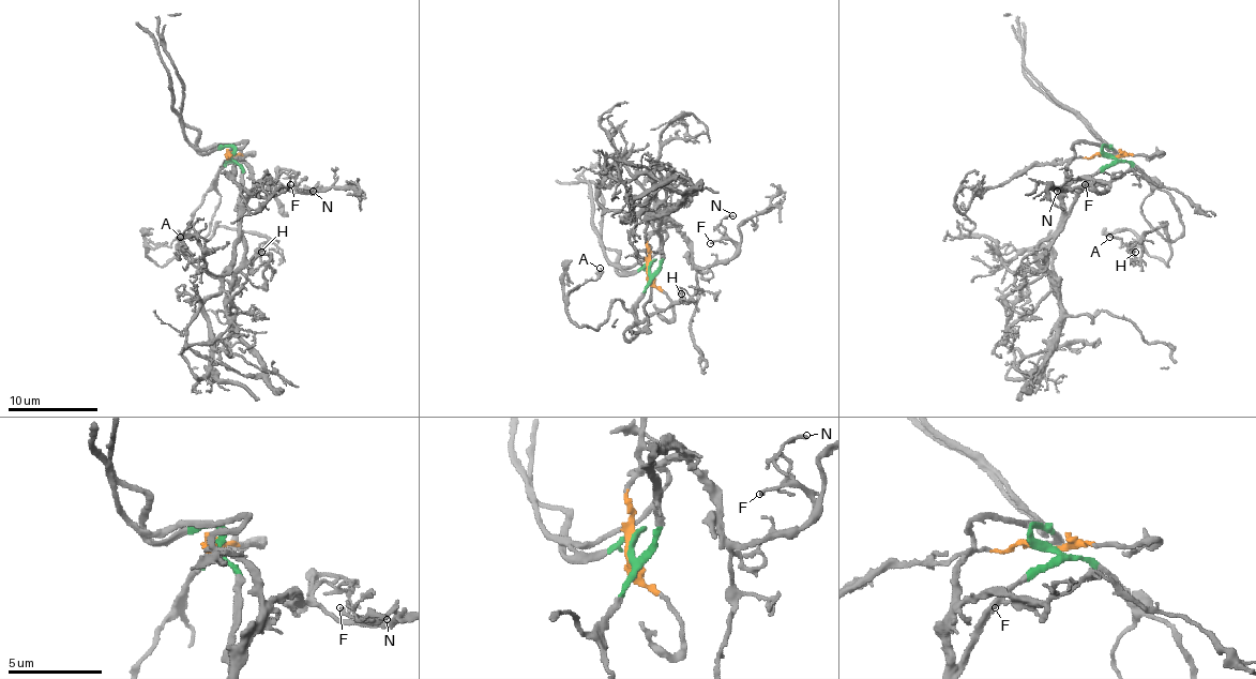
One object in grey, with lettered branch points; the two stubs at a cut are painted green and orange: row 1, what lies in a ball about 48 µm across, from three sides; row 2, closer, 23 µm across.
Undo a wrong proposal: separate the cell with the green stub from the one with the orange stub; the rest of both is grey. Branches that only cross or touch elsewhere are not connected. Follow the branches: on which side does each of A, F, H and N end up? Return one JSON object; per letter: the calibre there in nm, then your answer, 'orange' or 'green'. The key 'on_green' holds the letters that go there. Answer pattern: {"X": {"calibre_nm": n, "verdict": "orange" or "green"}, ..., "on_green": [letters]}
{"A": {"calibre_nm": 240, "verdict": "green"}, "F": {"calibre_nm": 150, "verdict": "orange"}, "H": {"calibre_nm": 120, "verdict": "green"}, "N": {"calibre_nm": 140, "verdict": "orange"}, "on_green": ["A", "H"]}

